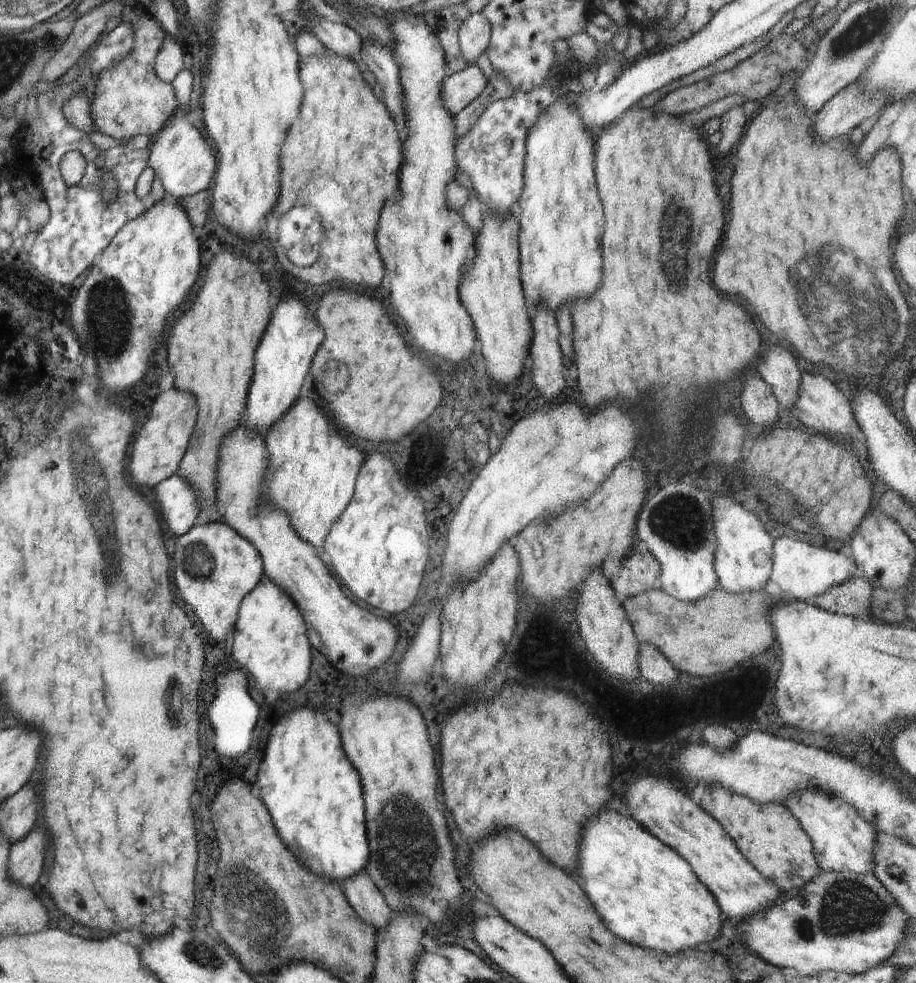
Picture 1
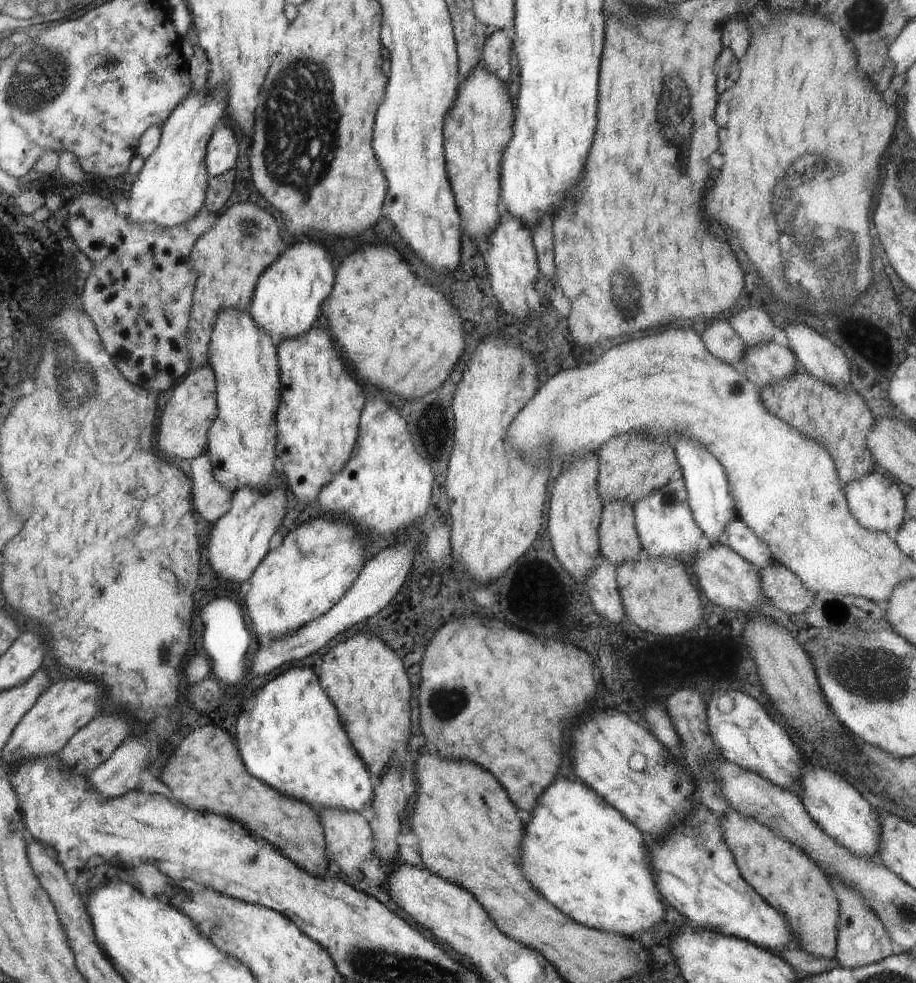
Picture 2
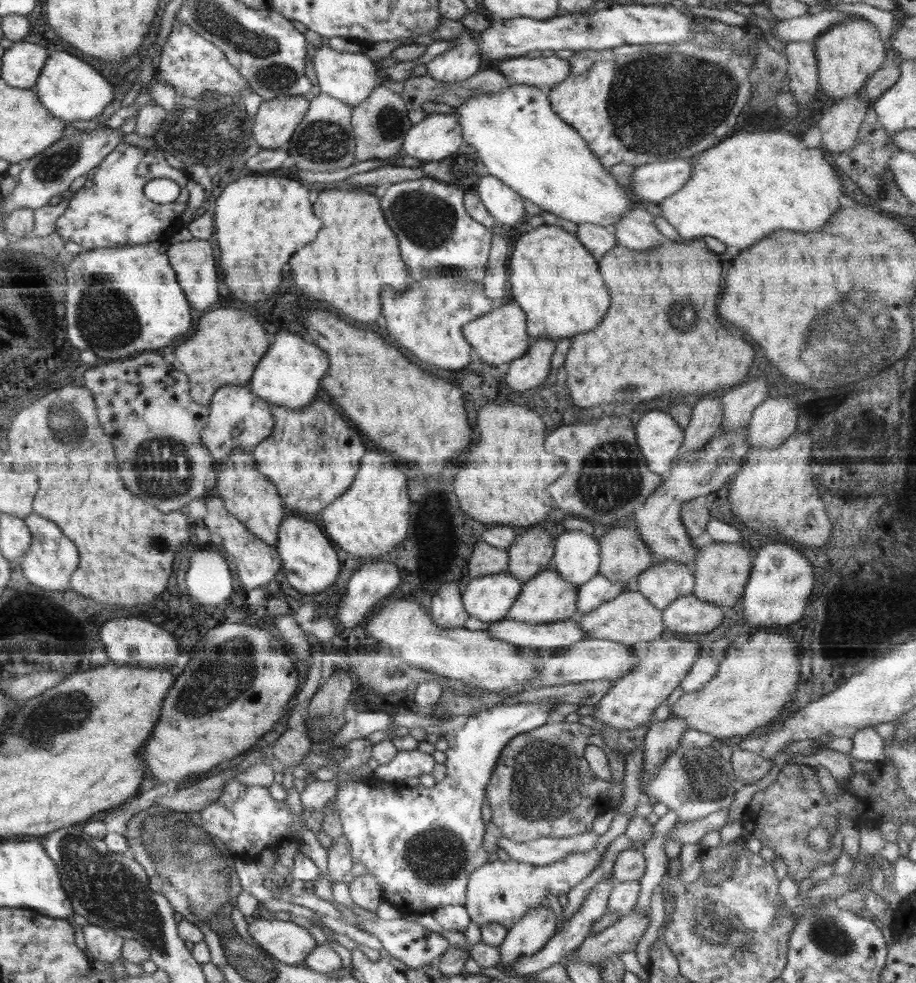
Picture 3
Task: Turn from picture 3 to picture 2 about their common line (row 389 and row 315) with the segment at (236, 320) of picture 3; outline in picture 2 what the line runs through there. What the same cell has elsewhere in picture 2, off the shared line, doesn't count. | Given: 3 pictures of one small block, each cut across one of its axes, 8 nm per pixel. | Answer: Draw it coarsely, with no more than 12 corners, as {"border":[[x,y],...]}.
{"border":[[234,204],[192,247],[191,370],[222,308],[247,309],[284,250],[278,224]]}

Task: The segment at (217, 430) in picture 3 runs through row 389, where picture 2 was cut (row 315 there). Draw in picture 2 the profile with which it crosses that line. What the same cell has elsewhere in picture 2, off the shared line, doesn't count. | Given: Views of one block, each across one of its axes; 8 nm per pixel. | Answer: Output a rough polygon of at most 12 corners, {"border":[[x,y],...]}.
{"border":[[244,308],[218,312],[208,365],[218,484],[274,476],[277,343]]}

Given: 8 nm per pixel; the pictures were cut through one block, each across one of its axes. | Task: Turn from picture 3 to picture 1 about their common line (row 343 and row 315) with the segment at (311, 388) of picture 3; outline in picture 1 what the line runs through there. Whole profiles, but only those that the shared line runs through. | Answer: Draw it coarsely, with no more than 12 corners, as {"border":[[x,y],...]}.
{"border":[[284,298],[264,330],[242,423],[266,434],[324,340]]}

